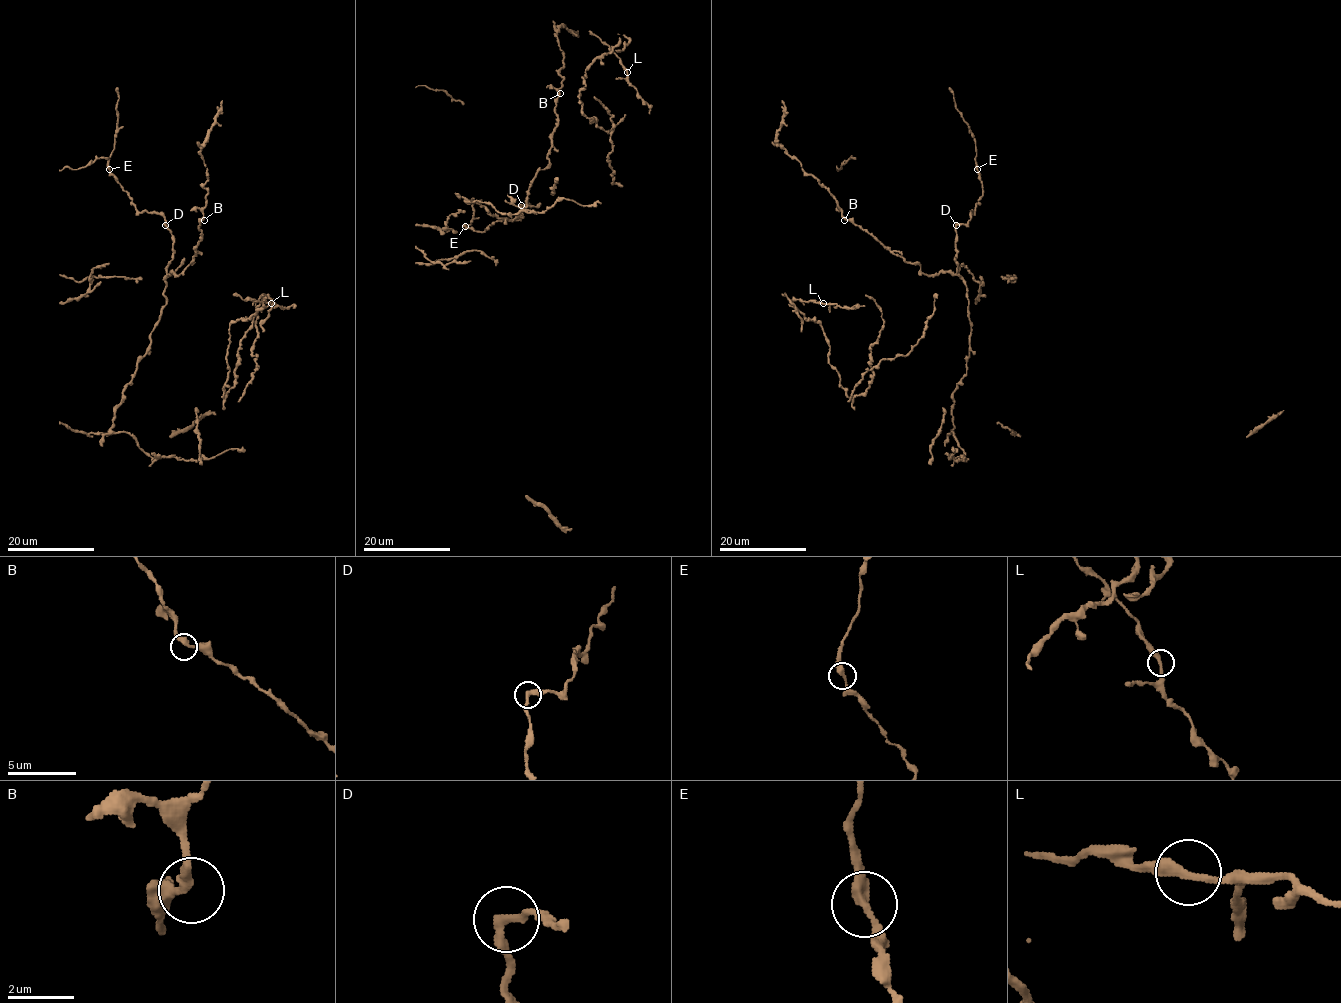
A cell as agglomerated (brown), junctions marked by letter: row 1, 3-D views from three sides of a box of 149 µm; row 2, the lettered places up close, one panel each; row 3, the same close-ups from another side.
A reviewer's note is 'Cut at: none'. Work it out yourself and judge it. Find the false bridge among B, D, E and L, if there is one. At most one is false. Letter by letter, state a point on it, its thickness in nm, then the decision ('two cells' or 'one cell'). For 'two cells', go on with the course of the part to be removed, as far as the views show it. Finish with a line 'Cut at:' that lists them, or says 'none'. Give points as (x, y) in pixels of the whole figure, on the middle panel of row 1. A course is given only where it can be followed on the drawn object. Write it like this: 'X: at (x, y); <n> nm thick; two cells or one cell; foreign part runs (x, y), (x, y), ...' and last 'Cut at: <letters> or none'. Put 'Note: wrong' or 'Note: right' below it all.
B: at (560, 93); 260 nm thick; one cell
D: at (521, 205); 300 nm thick; one cell
E: at (465, 226); 300 nm thick; one cell
L: at (627, 72); 320 nm thick; one cell
Cut at: none
Note: right

